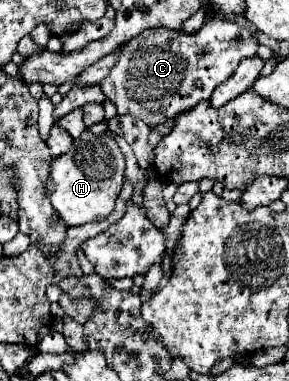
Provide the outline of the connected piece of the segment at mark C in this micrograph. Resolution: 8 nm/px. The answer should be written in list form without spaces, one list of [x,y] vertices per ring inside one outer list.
[[[208,17],[194,35],[174,29],[150,29],[124,45],[116,67],[100,85],[118,107],[118,115],[130,113],[154,127],[208,99],[234,73],[240,59],[256,55],[258,45],[248,27],[244,33],[242,27],[220,17]]]

